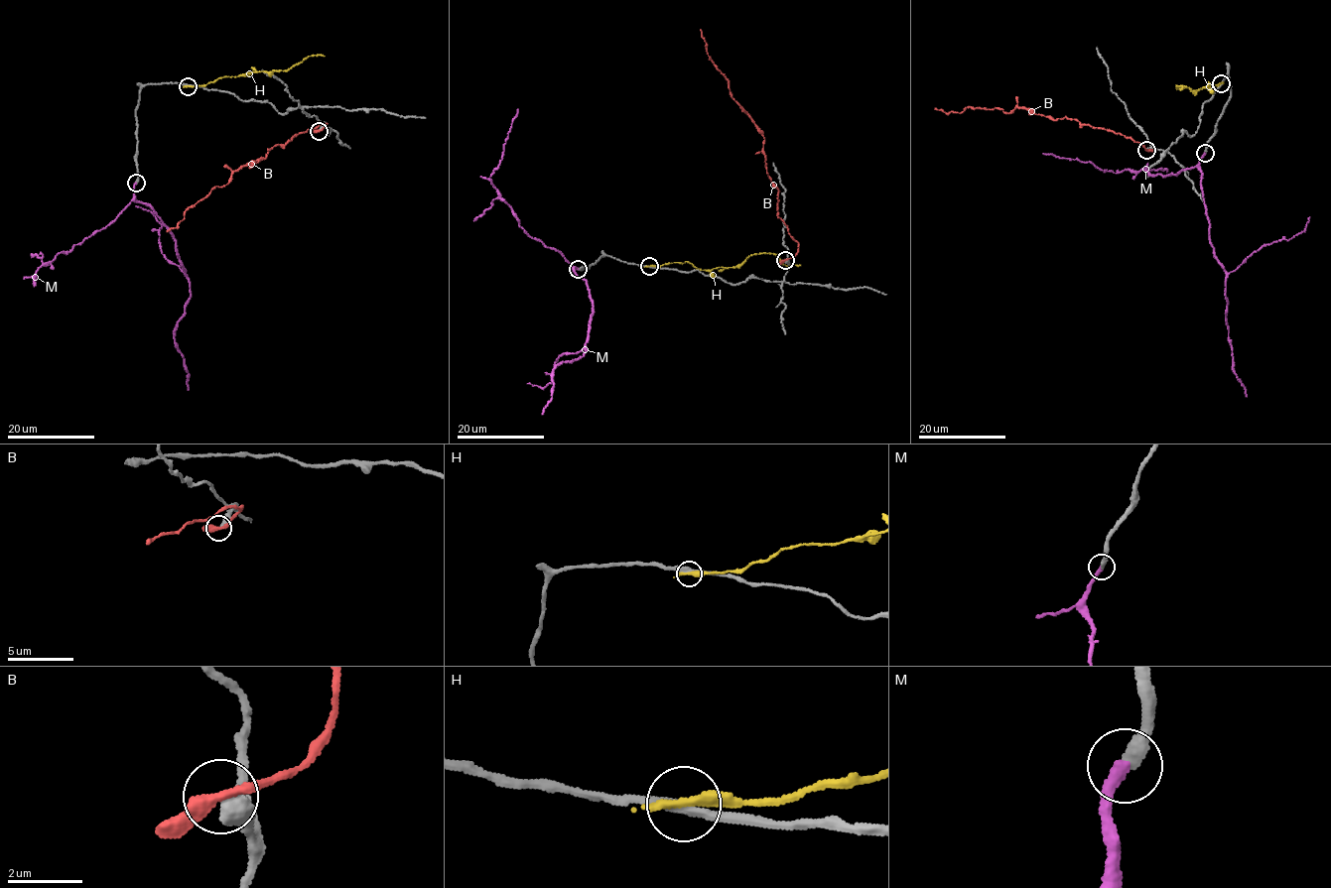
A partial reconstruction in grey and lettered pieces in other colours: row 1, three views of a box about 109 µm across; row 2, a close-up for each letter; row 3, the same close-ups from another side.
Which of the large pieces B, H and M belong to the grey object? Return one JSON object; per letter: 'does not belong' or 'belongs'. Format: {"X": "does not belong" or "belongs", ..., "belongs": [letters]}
{"B": "does not belong", "H": "does not belong", "M": "belongs", "belongs": ["M"]}

